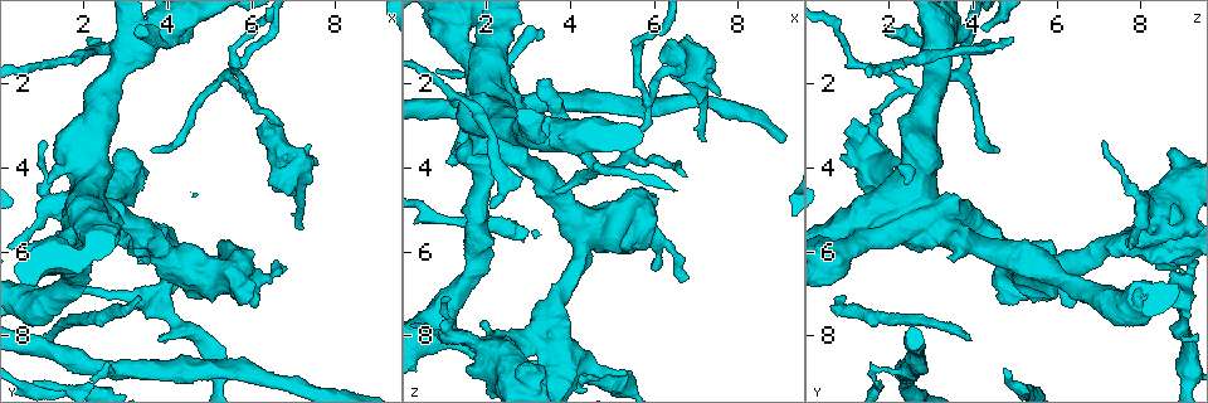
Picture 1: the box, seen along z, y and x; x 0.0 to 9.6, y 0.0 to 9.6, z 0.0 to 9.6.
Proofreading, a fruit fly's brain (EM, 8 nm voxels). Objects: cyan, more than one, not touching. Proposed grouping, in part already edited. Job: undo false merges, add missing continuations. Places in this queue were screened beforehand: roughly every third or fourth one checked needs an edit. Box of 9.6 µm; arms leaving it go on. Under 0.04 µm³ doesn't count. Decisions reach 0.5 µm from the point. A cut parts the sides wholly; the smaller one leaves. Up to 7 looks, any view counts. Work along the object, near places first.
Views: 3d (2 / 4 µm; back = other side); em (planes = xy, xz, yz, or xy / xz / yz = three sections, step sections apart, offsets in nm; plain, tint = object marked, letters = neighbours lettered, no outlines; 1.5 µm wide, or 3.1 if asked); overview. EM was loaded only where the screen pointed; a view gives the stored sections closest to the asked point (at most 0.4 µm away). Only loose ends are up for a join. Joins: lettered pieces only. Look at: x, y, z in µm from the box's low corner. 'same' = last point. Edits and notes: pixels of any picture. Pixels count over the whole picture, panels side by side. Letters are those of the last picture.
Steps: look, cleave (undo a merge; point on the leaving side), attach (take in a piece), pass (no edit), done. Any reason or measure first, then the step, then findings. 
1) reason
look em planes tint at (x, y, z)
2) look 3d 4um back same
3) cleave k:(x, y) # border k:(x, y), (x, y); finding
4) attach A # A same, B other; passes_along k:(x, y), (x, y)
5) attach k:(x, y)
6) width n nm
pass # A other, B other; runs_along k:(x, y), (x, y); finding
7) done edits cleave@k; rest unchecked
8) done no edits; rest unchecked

an open end
look 3d 2um at (3.45, 0.65, 1.95)

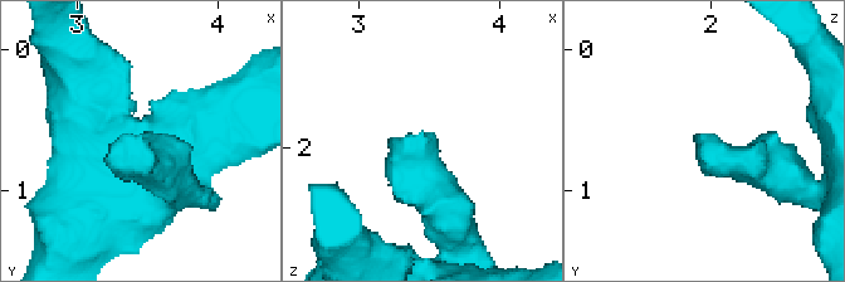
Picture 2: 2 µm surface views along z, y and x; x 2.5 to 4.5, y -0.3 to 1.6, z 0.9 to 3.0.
shape alone is not enough
look em planes letters at (3.44, 0.62, 1.88)

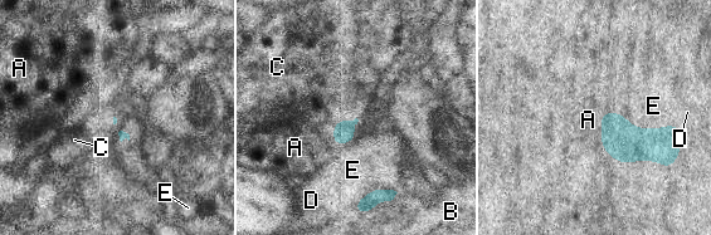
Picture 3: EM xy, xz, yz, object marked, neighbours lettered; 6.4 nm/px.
pass # A other, B other, C other, D other, E other; none of them fits

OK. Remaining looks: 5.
free end
look em planes letters at (2.10, 0.90, 5.00)

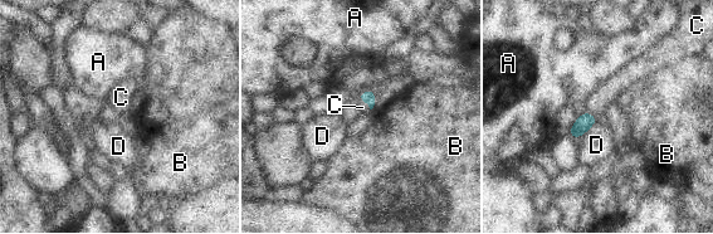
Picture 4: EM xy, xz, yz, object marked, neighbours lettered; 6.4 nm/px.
attach C # A other, B other, C same, D other; it goes on there

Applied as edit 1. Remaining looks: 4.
redraw
look overview

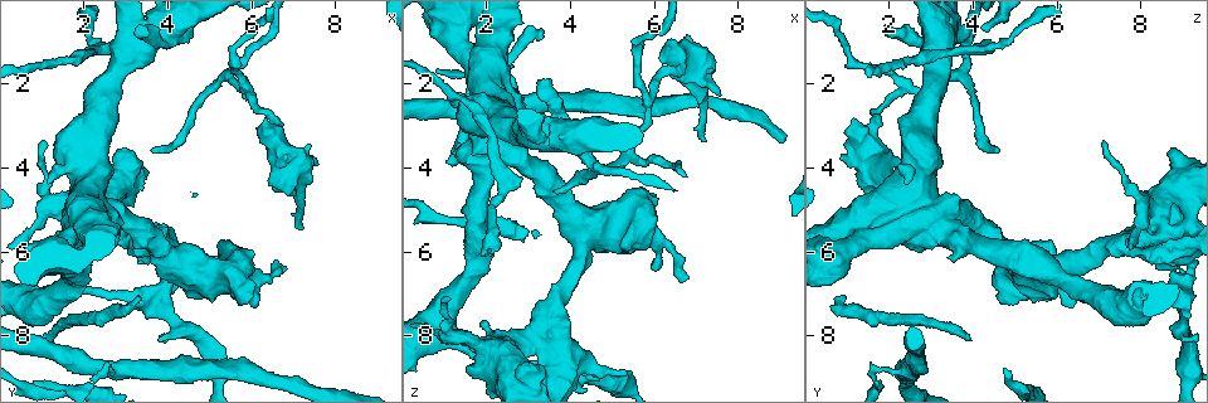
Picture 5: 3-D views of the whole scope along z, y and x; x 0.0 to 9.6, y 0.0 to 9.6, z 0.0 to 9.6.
long arm stops here
look 3d 2um at (3.60, 3.65, 4.55)

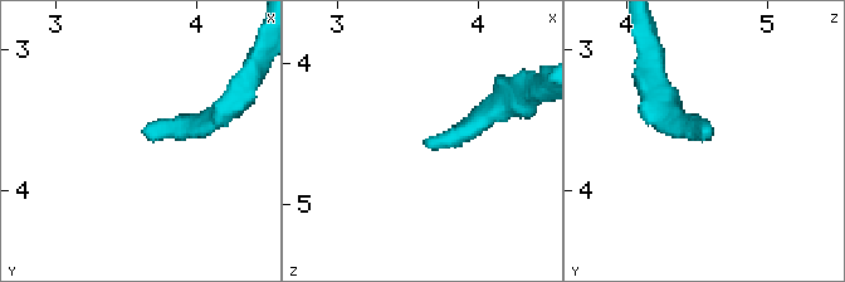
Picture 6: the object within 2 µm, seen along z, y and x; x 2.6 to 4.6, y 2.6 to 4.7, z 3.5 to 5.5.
look em planes plain at (3.64, 3.64, 4.54)

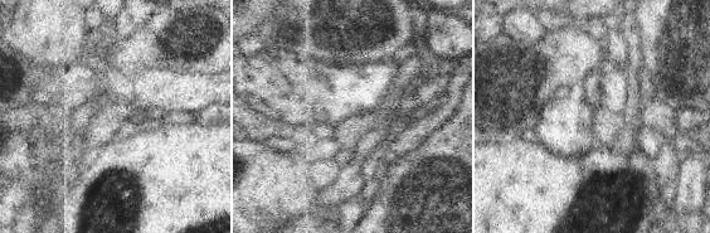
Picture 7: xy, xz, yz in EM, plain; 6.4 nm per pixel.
see the neighbours
look em planes letters same

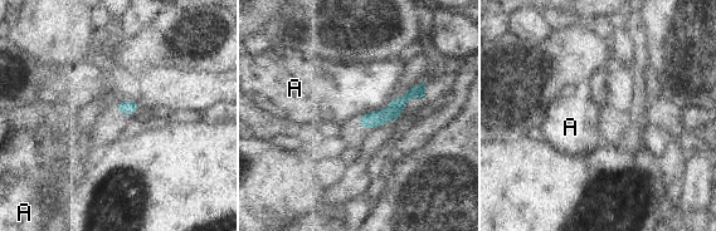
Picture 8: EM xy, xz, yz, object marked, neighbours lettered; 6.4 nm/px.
longest_contact A 60 nm
pass # A other; runs_along 8:(422, 88), (389, 114), (363, 123); no lettered piece goes on from it

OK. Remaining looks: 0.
done edits attach@4; rest unchecked

